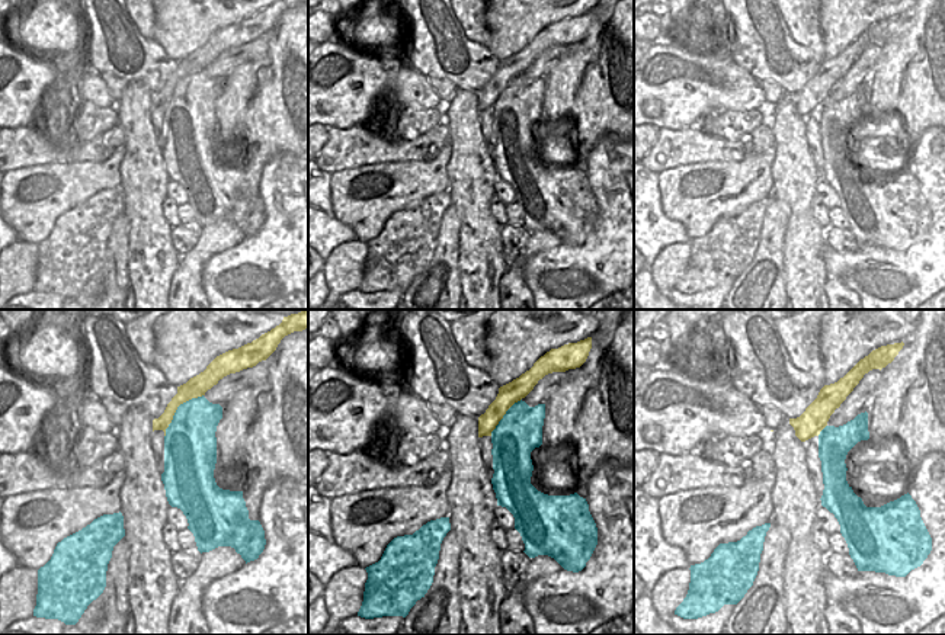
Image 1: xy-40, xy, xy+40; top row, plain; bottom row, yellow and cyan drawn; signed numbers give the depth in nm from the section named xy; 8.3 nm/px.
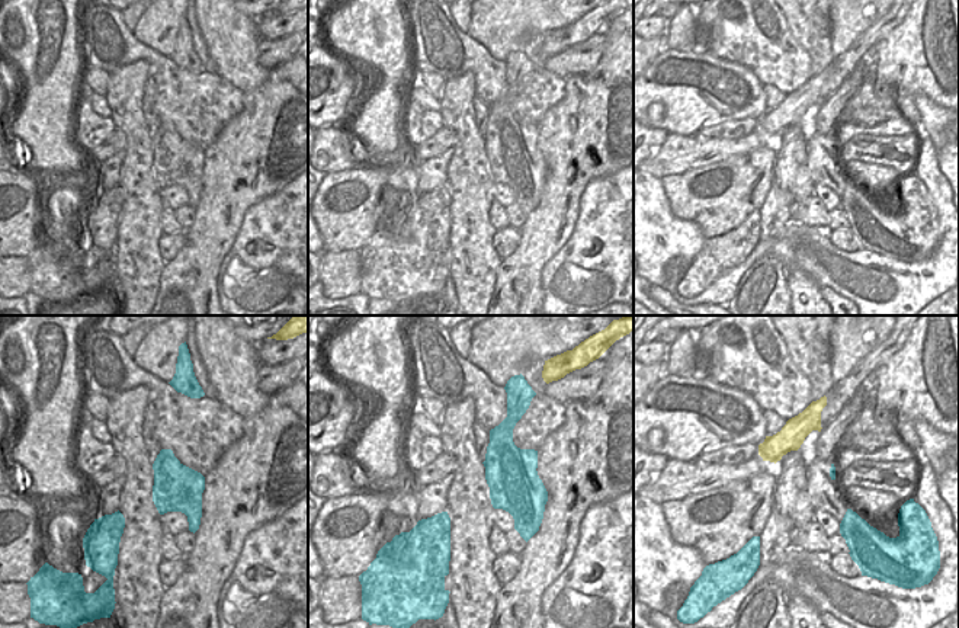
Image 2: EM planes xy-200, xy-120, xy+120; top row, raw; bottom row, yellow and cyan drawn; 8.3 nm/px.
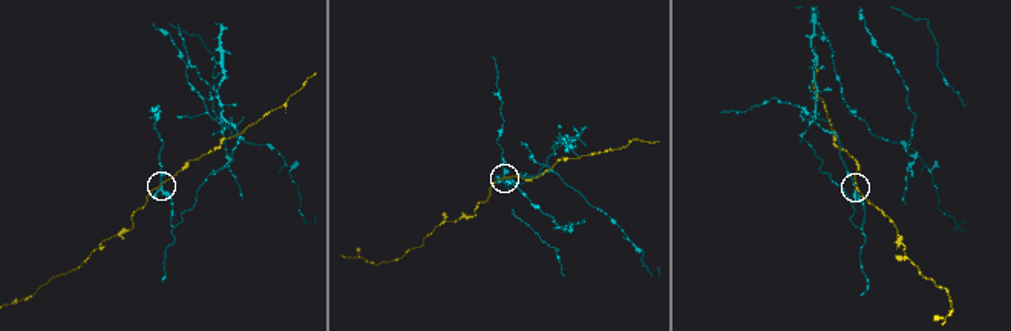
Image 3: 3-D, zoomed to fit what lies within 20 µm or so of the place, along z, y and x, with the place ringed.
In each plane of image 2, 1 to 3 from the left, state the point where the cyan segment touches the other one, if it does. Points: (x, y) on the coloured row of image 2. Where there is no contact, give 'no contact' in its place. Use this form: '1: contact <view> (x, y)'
1: no contact
2: no contact
3: no contact

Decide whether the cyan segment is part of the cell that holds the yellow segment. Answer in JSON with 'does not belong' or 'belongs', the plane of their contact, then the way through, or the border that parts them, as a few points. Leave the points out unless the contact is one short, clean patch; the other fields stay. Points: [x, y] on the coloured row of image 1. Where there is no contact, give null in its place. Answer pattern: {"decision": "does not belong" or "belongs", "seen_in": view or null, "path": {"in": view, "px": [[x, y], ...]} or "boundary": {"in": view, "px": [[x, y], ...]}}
{"decision": "does not belong", "seen_in": "xy-40"}

